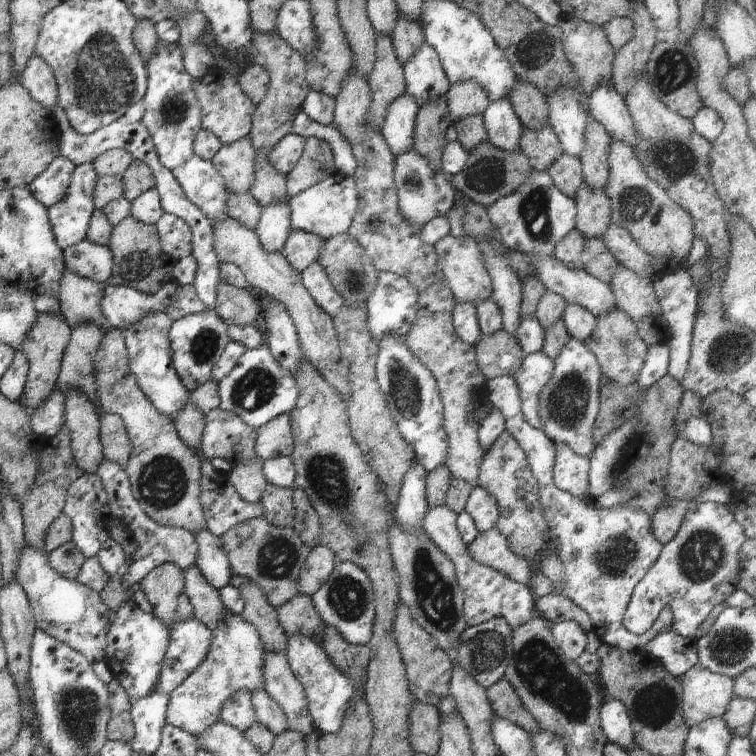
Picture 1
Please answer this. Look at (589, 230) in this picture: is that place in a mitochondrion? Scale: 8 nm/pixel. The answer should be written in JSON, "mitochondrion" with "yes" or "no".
{"mitochondrion":"no"}

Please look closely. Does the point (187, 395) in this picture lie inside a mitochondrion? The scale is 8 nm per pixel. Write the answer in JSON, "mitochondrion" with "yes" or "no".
{"mitochondrion":"no"}

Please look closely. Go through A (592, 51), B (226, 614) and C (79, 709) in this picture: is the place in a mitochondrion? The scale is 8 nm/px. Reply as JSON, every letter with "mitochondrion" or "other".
{"A":"other","B":"other","C":"mitochondrion"}

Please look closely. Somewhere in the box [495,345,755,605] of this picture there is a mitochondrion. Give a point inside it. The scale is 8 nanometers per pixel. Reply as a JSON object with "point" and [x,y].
{"point":[703,553]}

